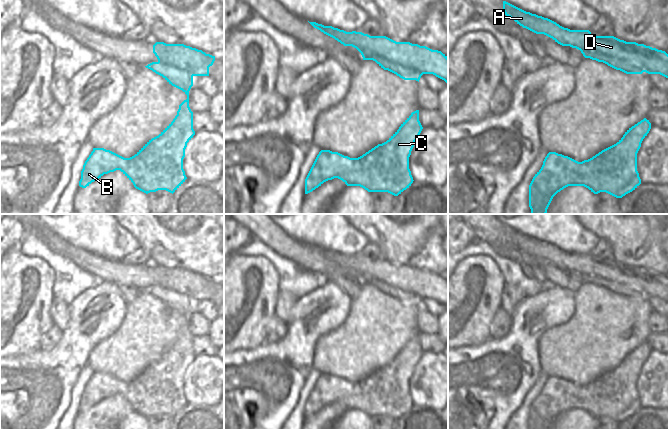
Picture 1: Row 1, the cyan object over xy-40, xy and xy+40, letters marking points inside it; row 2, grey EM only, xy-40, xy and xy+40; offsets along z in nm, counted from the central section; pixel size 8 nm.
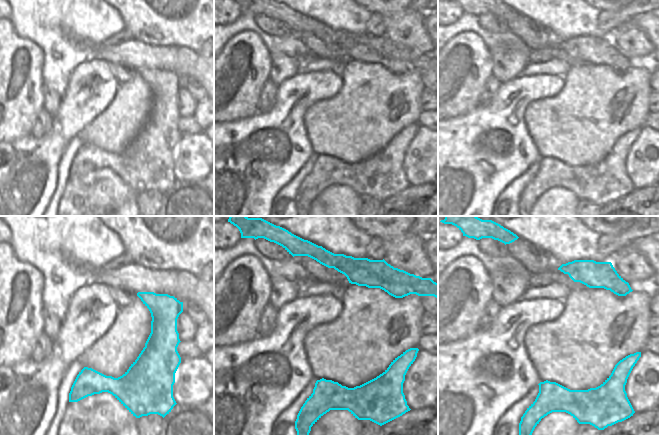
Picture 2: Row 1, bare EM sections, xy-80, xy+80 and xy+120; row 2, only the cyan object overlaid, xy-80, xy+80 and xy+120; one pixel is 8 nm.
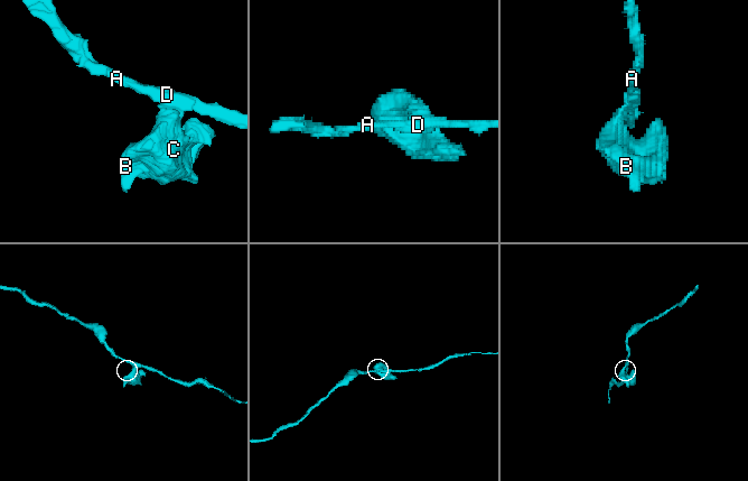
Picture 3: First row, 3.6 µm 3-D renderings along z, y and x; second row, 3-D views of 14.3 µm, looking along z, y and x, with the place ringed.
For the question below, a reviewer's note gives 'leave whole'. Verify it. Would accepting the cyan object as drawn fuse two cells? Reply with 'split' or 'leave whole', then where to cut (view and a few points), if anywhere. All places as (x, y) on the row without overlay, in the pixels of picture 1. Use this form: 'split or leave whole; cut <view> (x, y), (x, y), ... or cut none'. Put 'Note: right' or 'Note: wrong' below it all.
split; cut xy (373, 284), (383, 282), (394, 289), (415, 293), (422, 298)
Note: wrong

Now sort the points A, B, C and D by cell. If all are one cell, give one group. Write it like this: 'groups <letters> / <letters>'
groups A D / B C

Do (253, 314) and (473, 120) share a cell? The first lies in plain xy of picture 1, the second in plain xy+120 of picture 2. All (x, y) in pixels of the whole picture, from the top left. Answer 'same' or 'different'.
different

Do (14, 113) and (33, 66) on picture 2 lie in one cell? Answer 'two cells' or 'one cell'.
one cell

